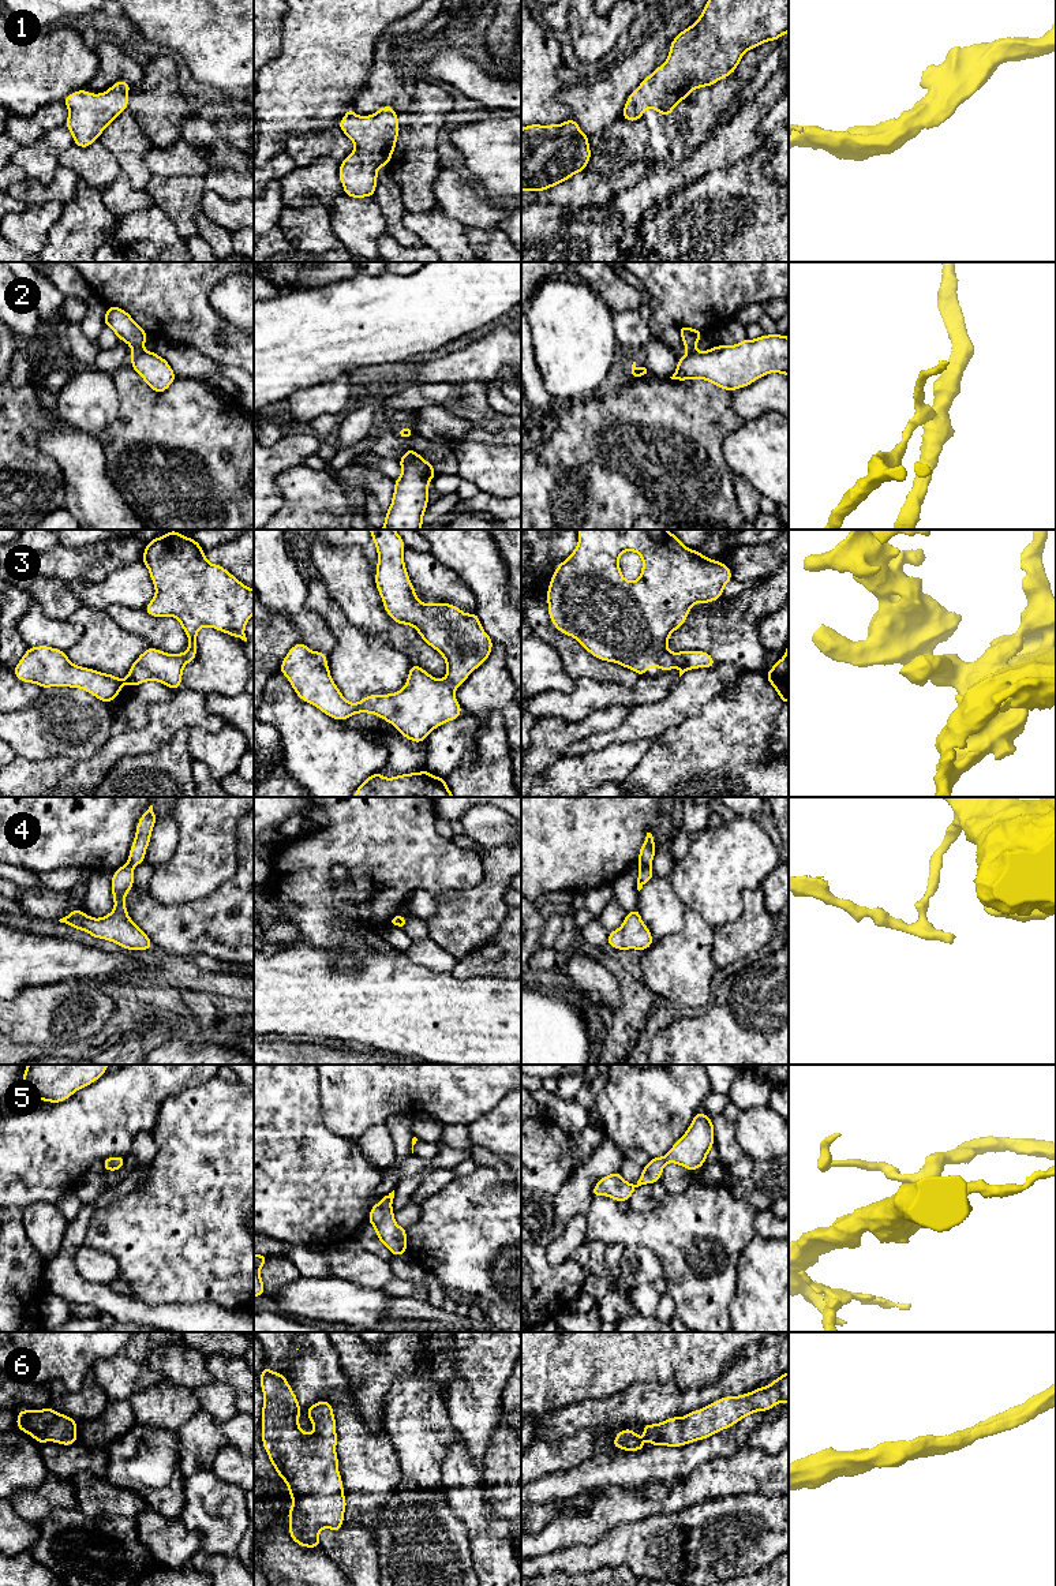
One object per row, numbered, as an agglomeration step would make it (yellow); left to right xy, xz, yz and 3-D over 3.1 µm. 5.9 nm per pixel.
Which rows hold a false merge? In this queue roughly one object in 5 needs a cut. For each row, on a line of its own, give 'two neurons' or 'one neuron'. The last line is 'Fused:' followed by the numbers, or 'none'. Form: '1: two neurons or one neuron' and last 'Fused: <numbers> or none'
1: one neuron
2: two neurons
3: one neuron
4: two neurons
5: one neuron
6: one neuron
Fused: 2, 4

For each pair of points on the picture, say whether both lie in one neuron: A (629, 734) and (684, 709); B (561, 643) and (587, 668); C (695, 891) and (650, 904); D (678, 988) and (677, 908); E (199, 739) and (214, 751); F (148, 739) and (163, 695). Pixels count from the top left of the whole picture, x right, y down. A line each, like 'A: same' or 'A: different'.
A: same
B: same
C: different
D: different
E: same
F: different

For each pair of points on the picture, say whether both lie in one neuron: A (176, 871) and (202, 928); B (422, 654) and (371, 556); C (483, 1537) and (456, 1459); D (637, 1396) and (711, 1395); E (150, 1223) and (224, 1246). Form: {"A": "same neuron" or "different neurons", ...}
{"A": "different neurons", "B": "different neurons", "C": "same neuron", "D": "same neuron", "E": "same neuron"}

